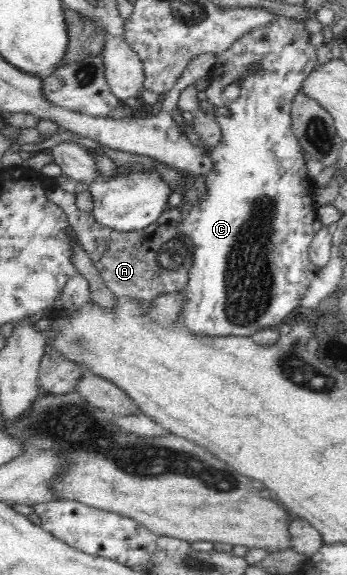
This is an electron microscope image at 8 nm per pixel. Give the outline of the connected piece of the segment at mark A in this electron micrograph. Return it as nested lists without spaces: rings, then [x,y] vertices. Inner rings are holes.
[[[56,186],[48,198],[60,204],[74,226],[81,248],[89,254],[99,278],[119,297],[154,299],[162,292],[186,289],[194,265],[194,242],[180,232],[184,214],[180,207],[167,209],[152,225],[141,230],[124,231],[104,226],[92,212],[83,212],[75,204],[75,195]]]

